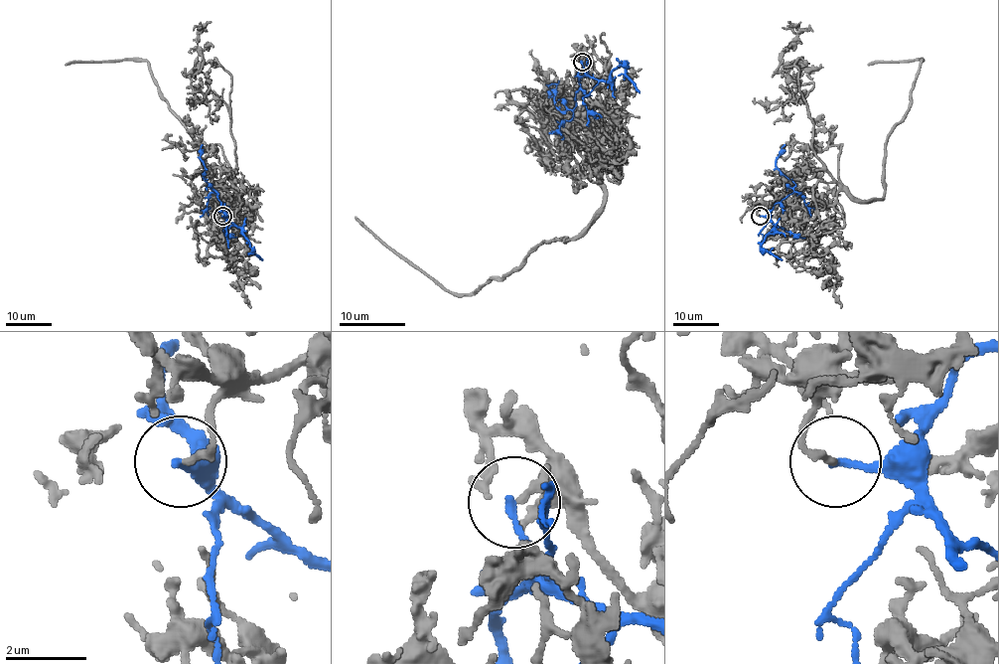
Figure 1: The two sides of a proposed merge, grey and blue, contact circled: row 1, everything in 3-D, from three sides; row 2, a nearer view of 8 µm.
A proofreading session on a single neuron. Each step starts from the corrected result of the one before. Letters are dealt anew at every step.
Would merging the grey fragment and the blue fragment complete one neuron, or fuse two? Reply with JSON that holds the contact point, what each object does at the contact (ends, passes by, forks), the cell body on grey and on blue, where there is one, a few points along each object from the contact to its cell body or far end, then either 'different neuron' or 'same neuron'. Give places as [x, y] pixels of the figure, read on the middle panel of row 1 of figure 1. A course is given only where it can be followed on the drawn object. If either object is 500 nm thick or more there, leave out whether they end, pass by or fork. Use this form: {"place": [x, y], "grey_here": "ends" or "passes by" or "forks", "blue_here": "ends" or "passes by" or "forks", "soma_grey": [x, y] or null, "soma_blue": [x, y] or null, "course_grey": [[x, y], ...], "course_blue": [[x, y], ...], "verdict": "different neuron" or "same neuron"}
{"place": [582, 62], "grey_here": "ends", "blue_here": "ends", "soma_grey": null, "soma_blue": null, "course_grey": [[582, 62], [630, 143], [573, 240], [454, 294], [355, 216]], "course_blue": [[582, 62], [583, 69], [572, 109], [562, 111], [555, 104], [553, 83], [548, 86], [552, 96]], "verdict": "different neuron"}

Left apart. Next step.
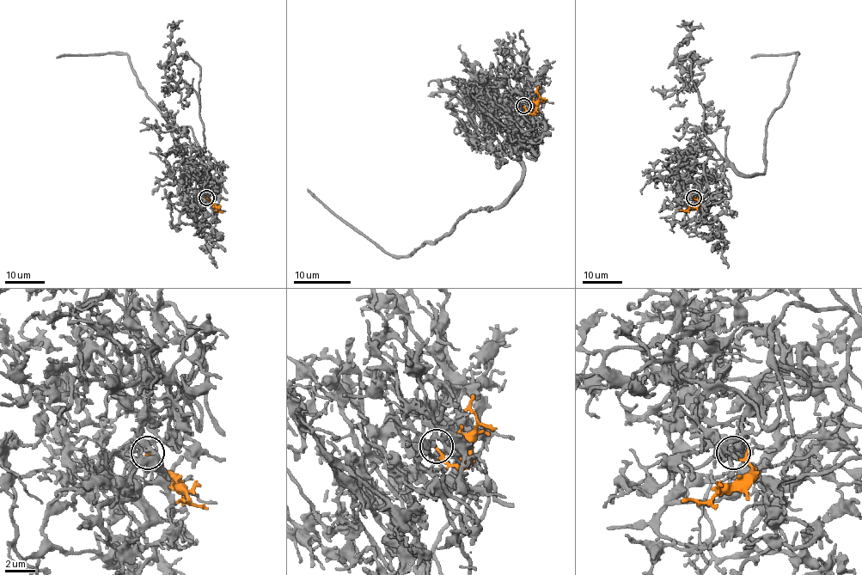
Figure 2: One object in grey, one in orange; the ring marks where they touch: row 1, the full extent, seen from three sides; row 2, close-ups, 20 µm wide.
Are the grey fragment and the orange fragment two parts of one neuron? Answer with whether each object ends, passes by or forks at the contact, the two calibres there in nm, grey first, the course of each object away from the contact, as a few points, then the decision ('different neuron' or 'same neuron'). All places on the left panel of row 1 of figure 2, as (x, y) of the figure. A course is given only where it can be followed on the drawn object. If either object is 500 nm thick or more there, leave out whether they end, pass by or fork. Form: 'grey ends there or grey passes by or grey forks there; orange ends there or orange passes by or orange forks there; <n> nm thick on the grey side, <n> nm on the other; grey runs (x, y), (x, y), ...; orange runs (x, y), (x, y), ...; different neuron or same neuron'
grey forks there; orange passes by; 160 nm thick on the grey side, 130 nm on the other; grey runs (206, 198), (222, 184), (220, 166), (213, 158), (204, 161), (204, 174), (187, 172), (127, 54), (56, 58); orange runs (206, 198), (217, 211); same neuron

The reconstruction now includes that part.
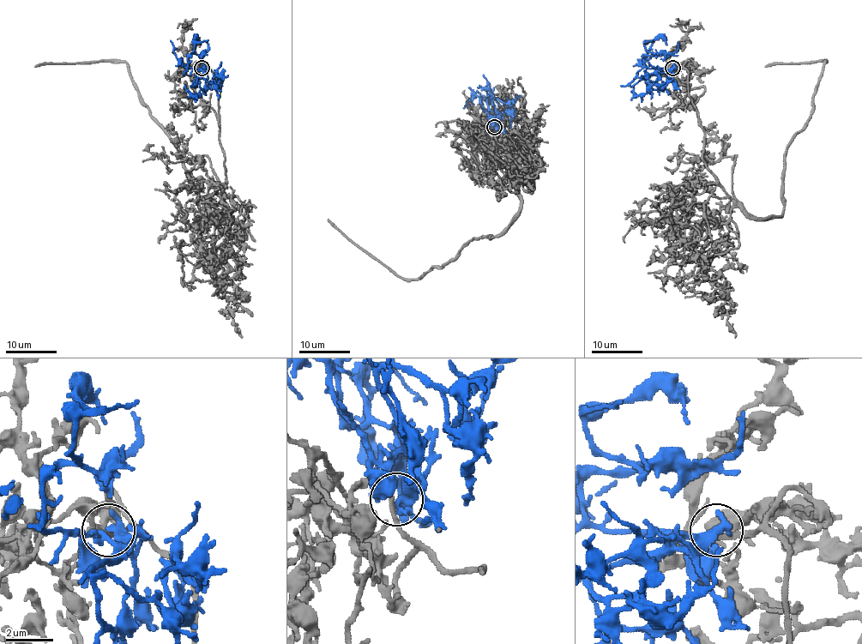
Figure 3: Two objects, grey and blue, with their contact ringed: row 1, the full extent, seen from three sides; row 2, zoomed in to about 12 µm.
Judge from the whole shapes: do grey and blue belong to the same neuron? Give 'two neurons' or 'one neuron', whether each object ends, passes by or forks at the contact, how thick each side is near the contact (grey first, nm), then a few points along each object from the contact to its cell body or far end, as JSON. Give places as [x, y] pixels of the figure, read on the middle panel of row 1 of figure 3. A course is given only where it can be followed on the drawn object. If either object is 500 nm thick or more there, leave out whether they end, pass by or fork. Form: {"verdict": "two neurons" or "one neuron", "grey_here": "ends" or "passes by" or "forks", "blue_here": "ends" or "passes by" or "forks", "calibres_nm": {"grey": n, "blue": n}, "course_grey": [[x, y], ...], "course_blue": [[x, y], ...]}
{"verdict": "one neuron", "grey_here": "passes by", "blue_here": "ends", "calibres_nm": {"grey": 160, "blue": 480}, "course_grey": [[494, 126], [506, 141], [514, 141], [517, 216], [493, 237], [473, 239], [443, 266], [404, 279], [328, 219]], "course_blue": [[494, 126], [493, 118], [481, 105], [480, 98], [481, 107], [486, 111], [488, 99], [488, 115], [494, 121]]}

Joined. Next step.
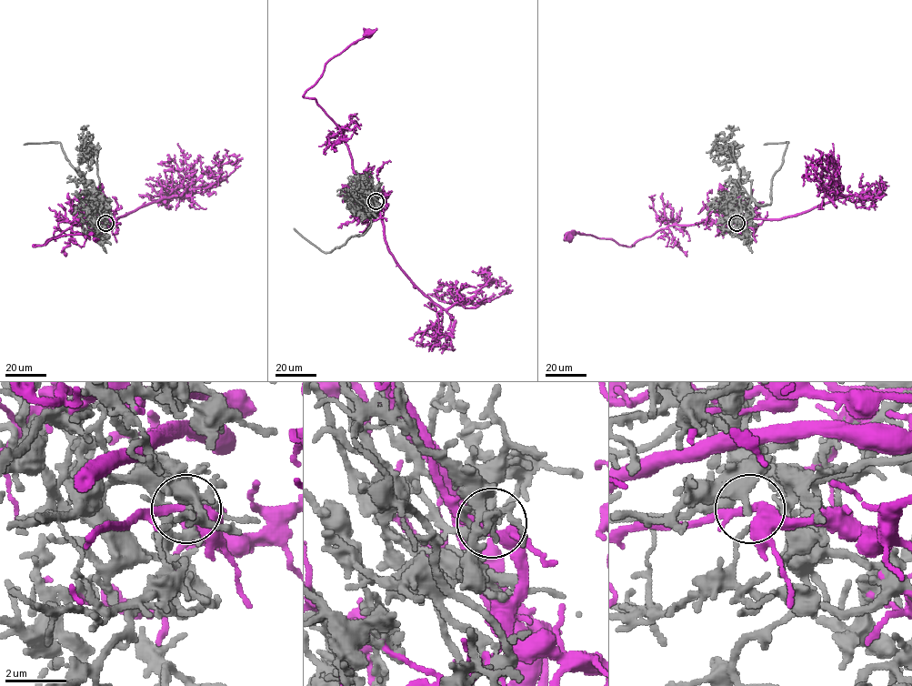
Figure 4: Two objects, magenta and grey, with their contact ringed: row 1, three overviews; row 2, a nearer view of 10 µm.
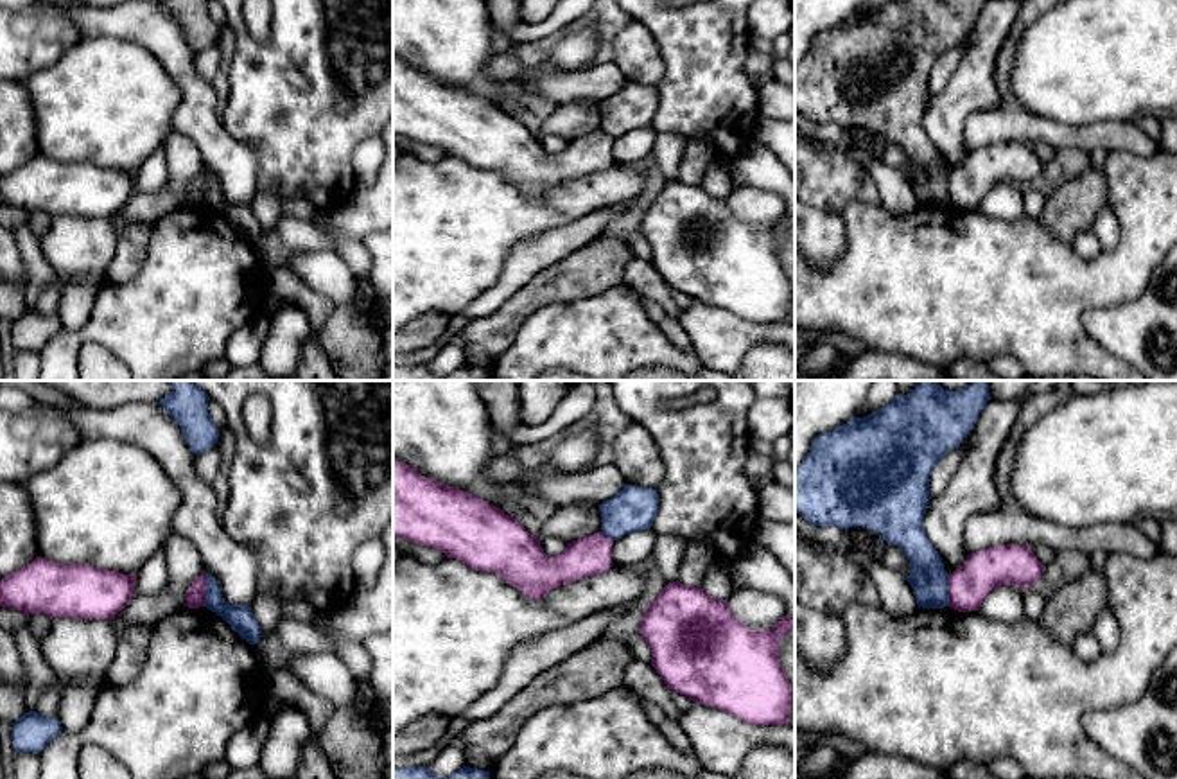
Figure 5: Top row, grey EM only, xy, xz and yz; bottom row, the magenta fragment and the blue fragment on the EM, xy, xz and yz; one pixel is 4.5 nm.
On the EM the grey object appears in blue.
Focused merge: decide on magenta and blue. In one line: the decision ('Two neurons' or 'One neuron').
Two neurons

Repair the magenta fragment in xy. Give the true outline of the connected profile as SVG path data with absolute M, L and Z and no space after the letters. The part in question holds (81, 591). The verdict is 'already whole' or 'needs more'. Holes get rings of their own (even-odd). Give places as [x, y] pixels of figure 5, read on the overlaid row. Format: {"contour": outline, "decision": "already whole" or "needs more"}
{"contour": "M36 556L0 580L0 607L50 619L113 619L131 601L135 587L136 574Z", "decision": "already whole"}

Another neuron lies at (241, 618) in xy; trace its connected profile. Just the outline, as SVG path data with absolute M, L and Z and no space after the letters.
M205 571L208 580L205 591L205 607L221 616L233 632L246 639L251 646L262 637L262 628L257 623L249 605L230 605L219 589L219 582Z

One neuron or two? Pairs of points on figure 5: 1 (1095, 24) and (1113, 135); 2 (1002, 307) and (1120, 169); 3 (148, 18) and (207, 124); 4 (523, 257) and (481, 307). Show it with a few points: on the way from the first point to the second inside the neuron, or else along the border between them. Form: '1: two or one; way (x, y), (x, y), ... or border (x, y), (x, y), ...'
1: two; border (1129, 121), (1097, 121), (1070, 126)
2: one; way (1054, 286), (1093, 284), (1133, 245), (1133, 221)
3: one; way (167, 45), (198, 97)
4: one; way (519, 270), (494, 297)

